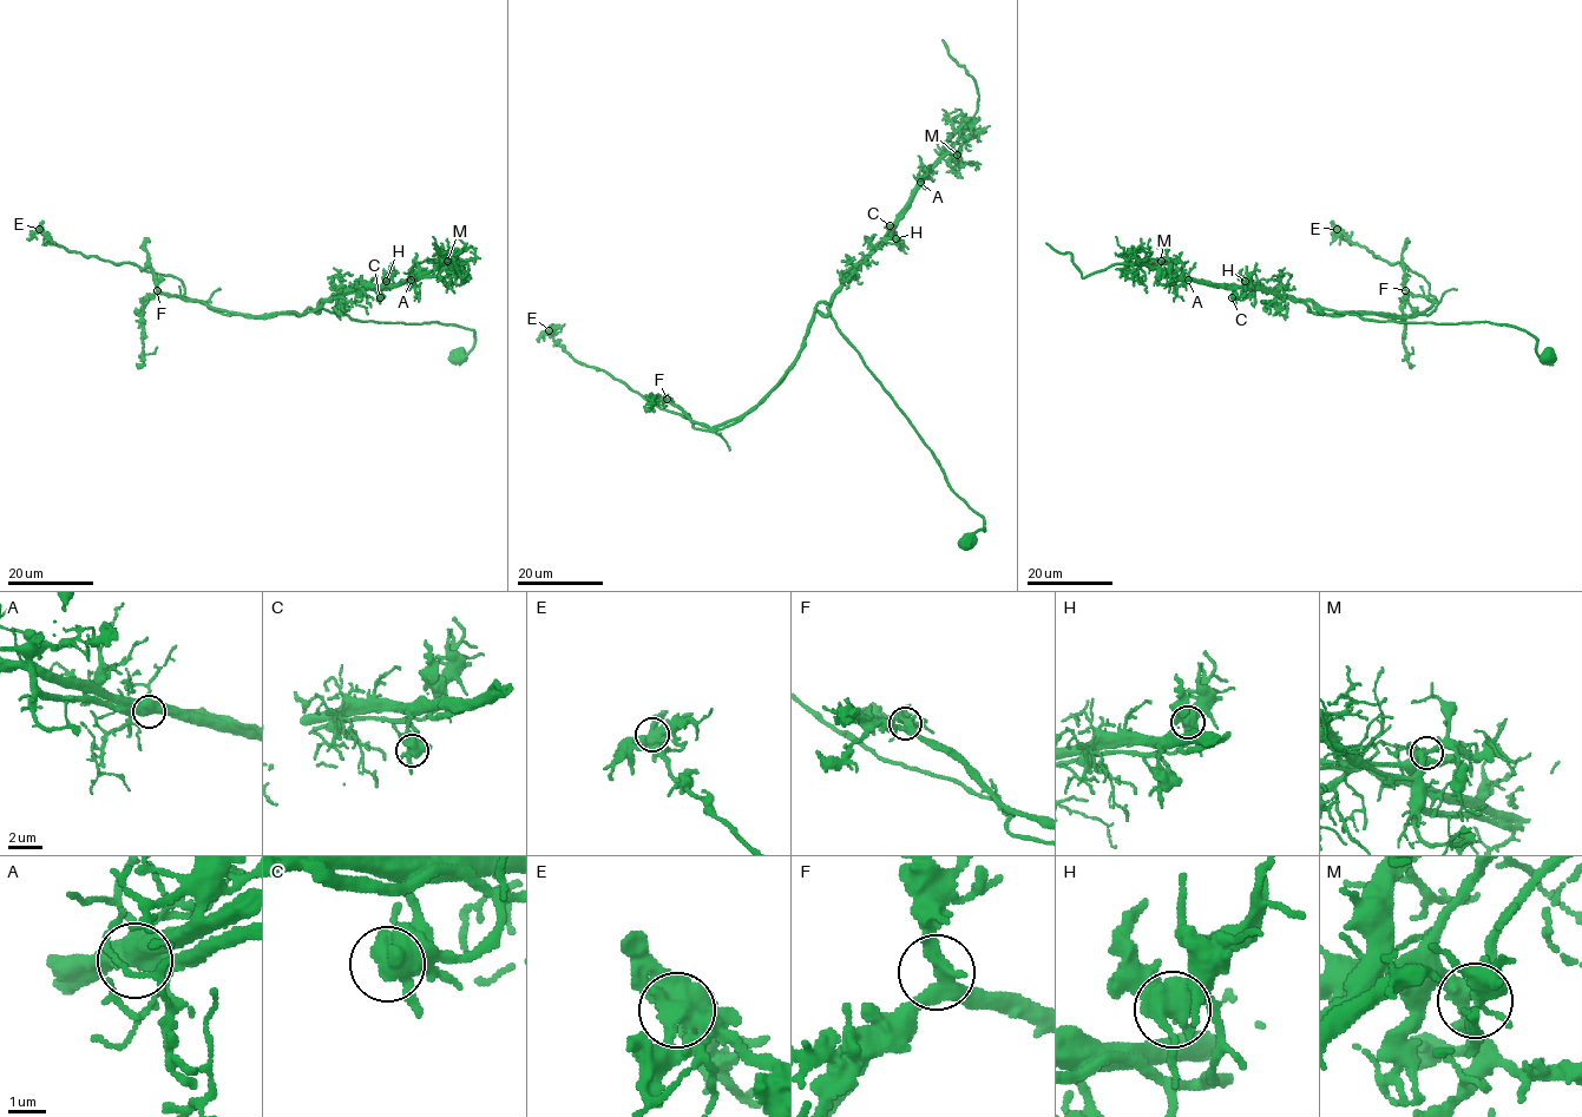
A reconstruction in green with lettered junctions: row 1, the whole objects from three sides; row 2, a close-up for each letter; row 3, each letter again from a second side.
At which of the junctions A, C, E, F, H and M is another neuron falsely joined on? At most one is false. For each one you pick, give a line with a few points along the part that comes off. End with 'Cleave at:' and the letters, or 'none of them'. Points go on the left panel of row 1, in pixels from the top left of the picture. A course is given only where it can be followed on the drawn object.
A: Course of the part to remove: (411, 280), (332, 295), (297, 315), (255, 317), (186, 299), (171, 276), (67, 251), (38, 231), (28, 238)
Cleave at: A

